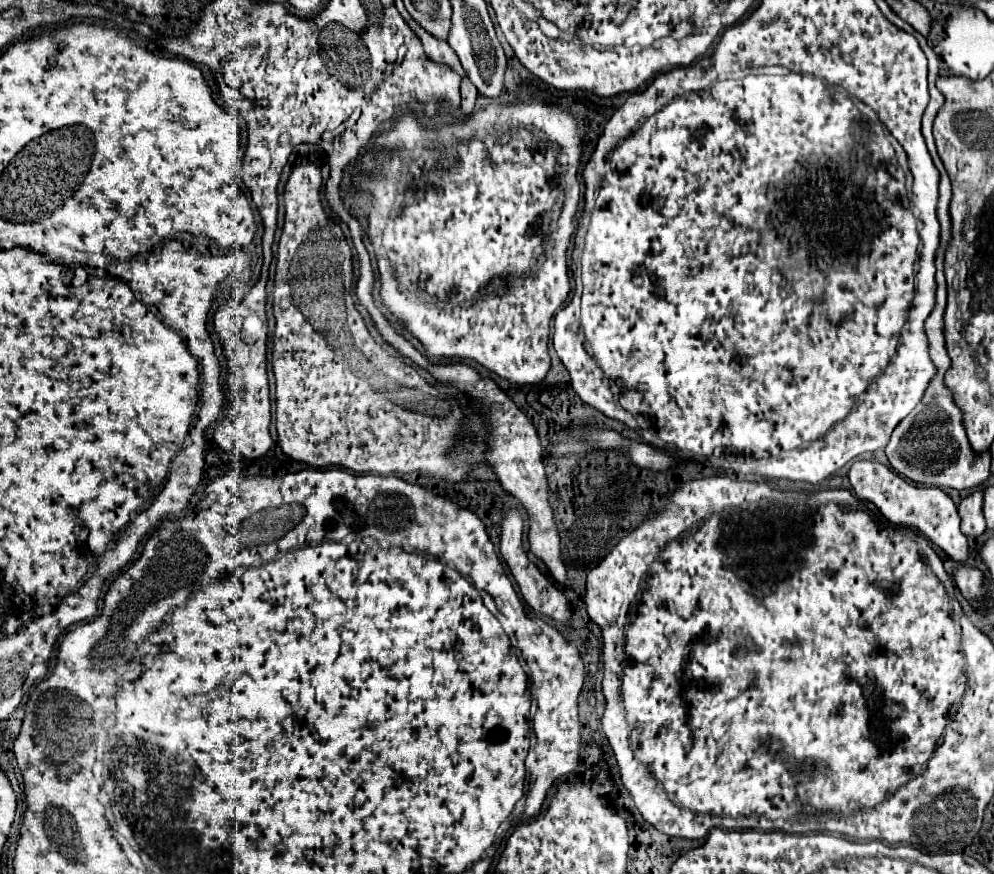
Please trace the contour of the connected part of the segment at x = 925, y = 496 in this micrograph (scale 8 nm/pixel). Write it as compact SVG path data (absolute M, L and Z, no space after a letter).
M856 461L848 471L848 479L856 497L872 501L888 521L904 527L916 527L950 559L958 563L964 563L968 559L968 539L960 531L960 517L956 505L942 489L912 485L900 475L896 475L890 467L876 461Z

